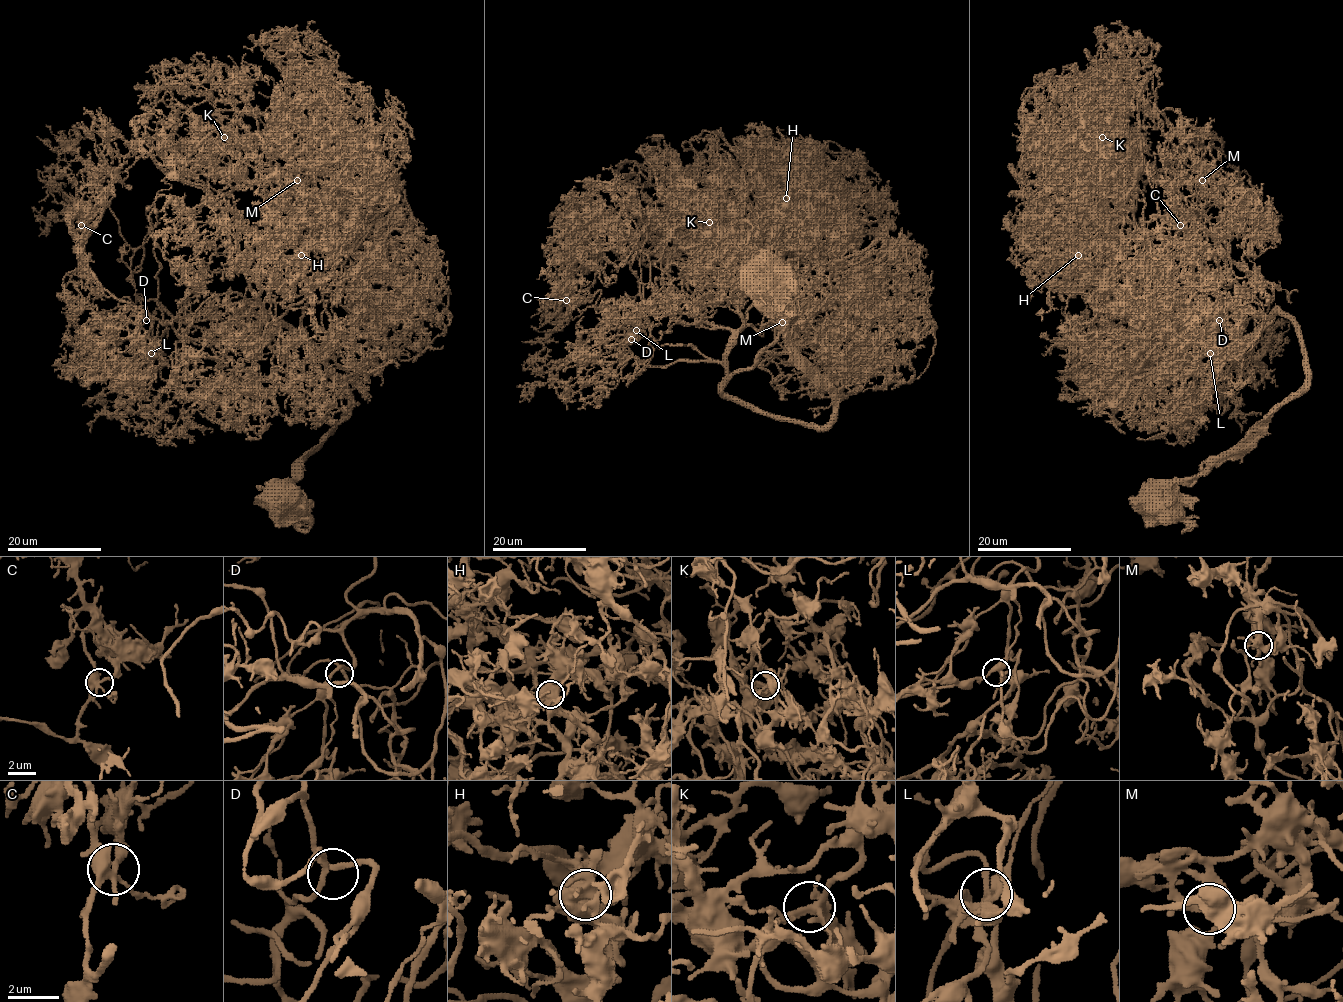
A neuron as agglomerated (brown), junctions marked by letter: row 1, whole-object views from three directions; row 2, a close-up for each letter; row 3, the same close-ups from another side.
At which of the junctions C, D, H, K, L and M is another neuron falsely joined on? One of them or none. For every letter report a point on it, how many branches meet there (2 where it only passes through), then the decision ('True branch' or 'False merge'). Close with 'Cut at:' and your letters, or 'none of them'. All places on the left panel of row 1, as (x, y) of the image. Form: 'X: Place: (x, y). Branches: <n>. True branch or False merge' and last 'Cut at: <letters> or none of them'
C: Place: (81, 225). Branches: 6. True branch
D: Place: (146, 320). Branches: 4. True branch
H: Place: (301, 255). Branches: 7. True branch
K: Place: (224, 137). Branches: 6. True branch
L: Place: (151, 353). Branches: 4. True branch
M: Place: (297, 180). Branches: 5. True branch
Cut at: none of them

